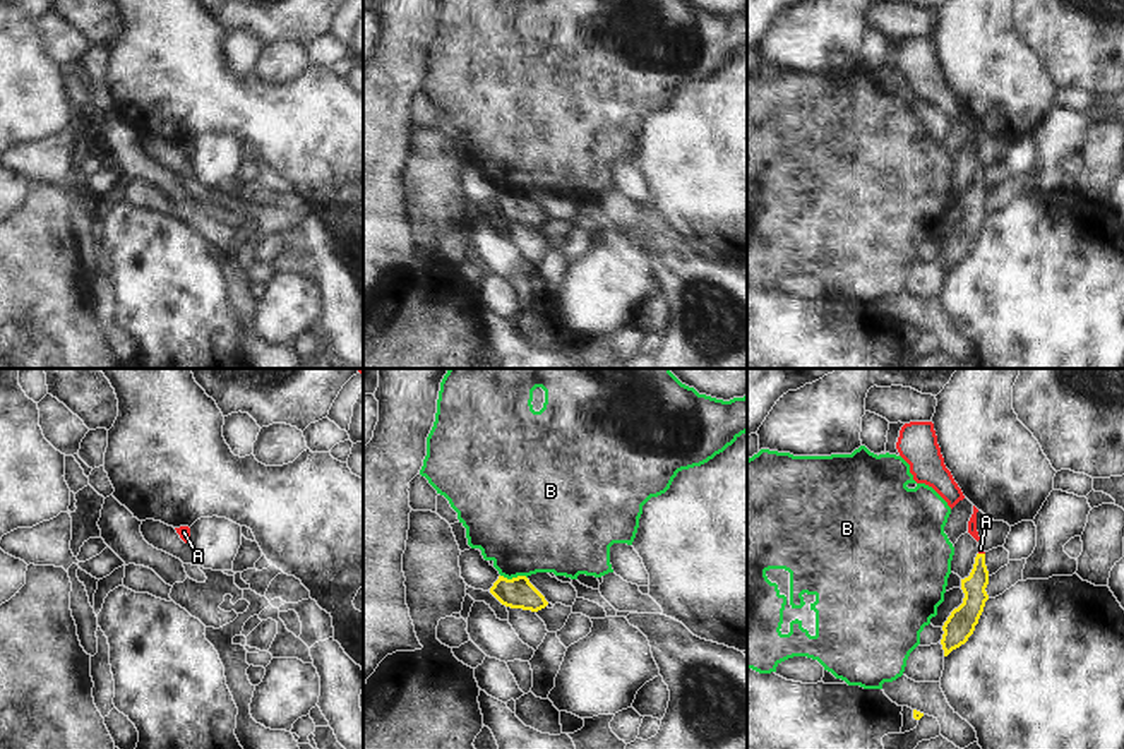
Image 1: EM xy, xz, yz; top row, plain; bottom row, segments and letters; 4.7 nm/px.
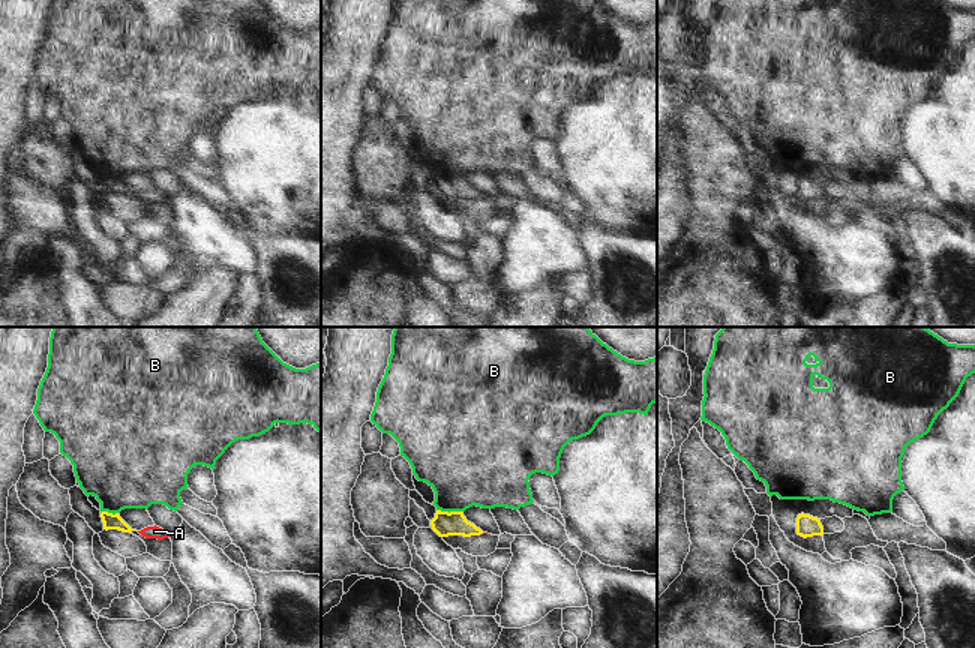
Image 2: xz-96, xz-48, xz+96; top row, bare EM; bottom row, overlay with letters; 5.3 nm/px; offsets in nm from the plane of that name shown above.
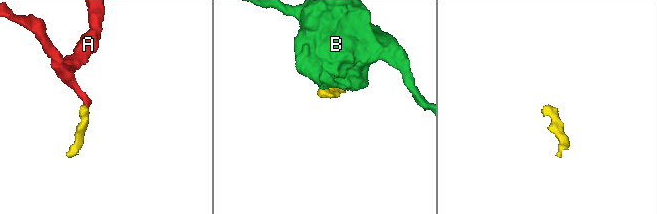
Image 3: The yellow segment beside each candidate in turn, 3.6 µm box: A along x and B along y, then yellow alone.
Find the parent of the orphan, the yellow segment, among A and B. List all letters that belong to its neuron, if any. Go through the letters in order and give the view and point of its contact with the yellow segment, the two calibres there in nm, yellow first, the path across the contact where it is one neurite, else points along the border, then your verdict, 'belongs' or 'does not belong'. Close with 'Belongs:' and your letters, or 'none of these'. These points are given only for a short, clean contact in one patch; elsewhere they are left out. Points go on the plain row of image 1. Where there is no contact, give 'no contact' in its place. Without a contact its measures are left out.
A: yz (982, 170) | 110/20 nm | across yz (974, 203), (979, 194), (982, 170), (980, 165) | belongs
B: xz (514, 194) | 140/440 nm | along xz (501, 191), (526, 194) | does not belong
Belongs: A

